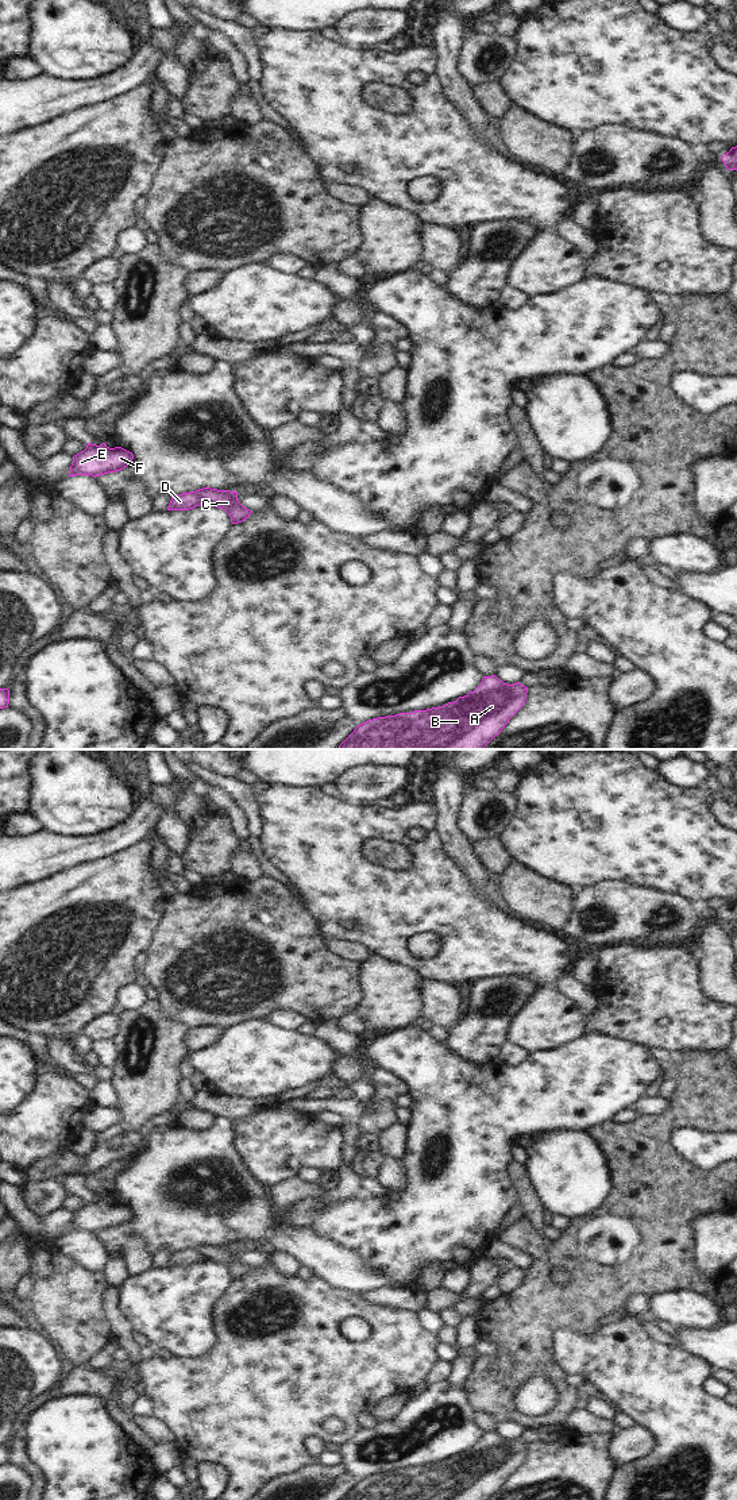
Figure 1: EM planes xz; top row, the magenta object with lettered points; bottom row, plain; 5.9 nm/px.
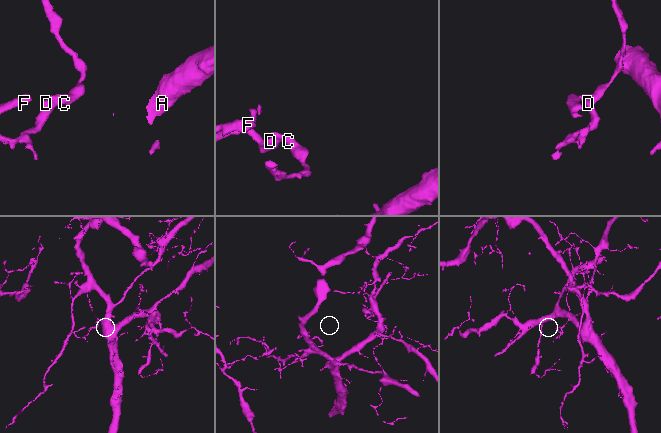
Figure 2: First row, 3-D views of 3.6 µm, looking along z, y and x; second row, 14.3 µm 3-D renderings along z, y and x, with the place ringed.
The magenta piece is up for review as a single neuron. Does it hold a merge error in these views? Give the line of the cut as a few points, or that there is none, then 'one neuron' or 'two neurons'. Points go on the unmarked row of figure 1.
cut in xz along (193, 1248), (207, 1259); two neurons

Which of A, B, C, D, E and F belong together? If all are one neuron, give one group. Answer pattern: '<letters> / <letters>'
A B C / D E F

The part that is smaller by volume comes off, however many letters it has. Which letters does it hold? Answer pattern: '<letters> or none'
D, E, F

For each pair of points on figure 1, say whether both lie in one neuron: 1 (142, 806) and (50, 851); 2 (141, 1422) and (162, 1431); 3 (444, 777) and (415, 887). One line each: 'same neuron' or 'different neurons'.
1: same neuron
2: same neuron
3: different neurons

